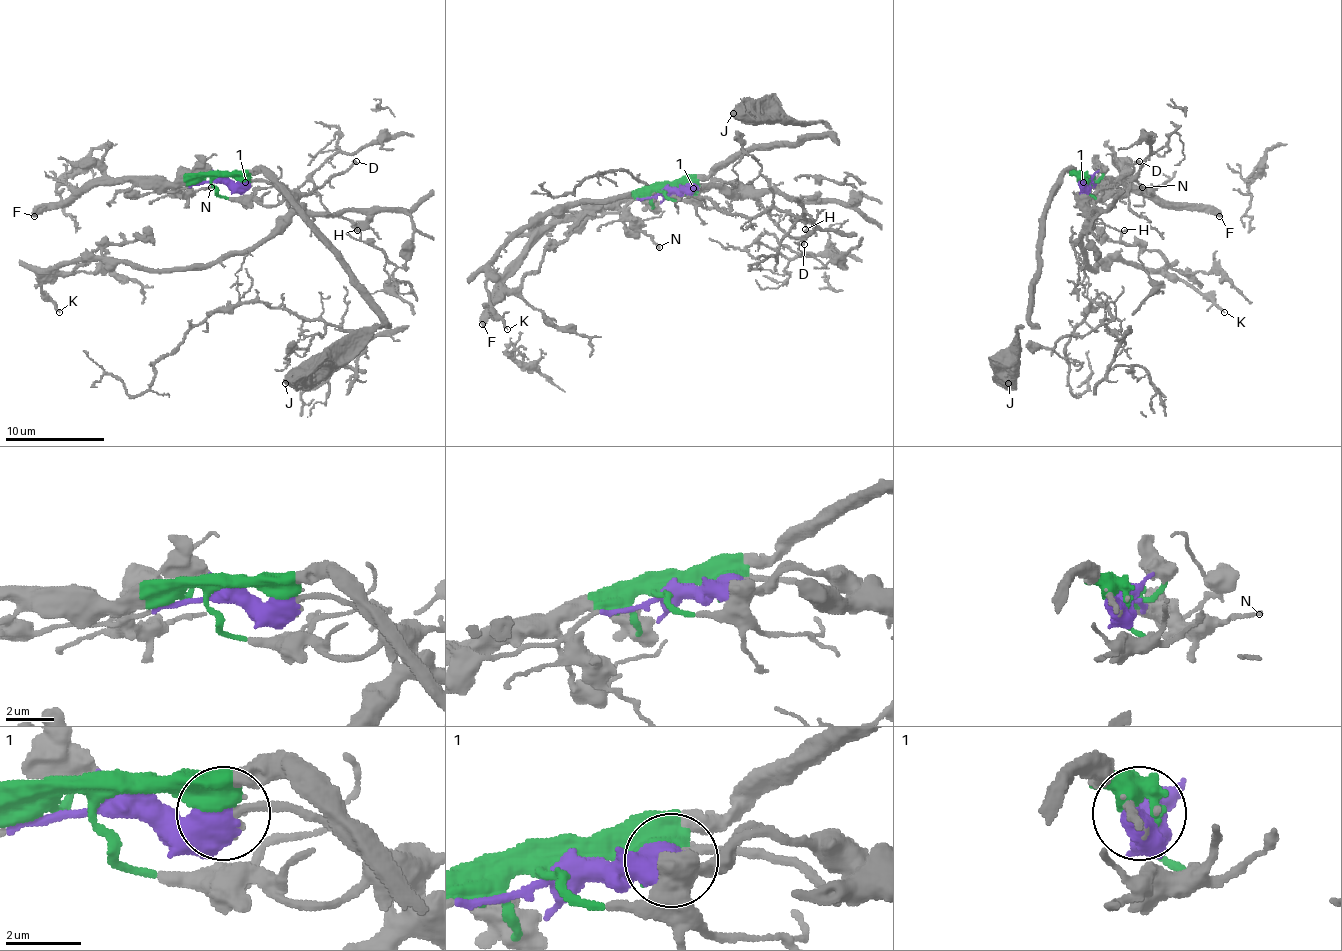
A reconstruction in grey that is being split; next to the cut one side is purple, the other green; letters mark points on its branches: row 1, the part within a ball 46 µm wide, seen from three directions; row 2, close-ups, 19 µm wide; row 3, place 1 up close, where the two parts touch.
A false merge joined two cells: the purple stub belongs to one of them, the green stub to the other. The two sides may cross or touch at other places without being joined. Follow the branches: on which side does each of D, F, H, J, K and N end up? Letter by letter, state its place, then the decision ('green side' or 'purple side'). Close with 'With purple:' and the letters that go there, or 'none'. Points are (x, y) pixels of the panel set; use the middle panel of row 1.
D: place (804, 244); green side
F: place (482, 324); green side
H: place (805, 229); purple side
J: place (733, 113); green side
K: place (507, 329); purple side
N: place (659, 247); green side
With purple: H, K

